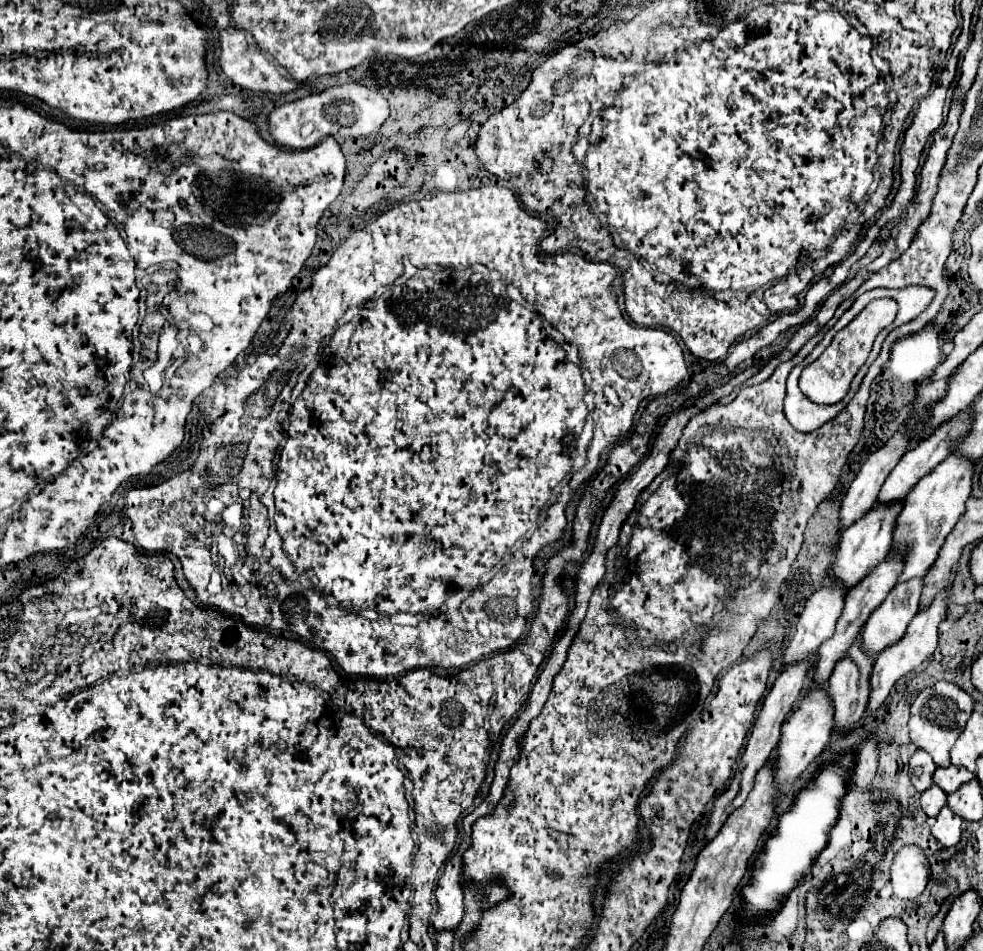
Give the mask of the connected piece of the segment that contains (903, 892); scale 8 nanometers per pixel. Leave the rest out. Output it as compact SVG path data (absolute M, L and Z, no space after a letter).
M905 846L891 864L893 892L901 900L915 900L929 882L929 862L919 846Z

